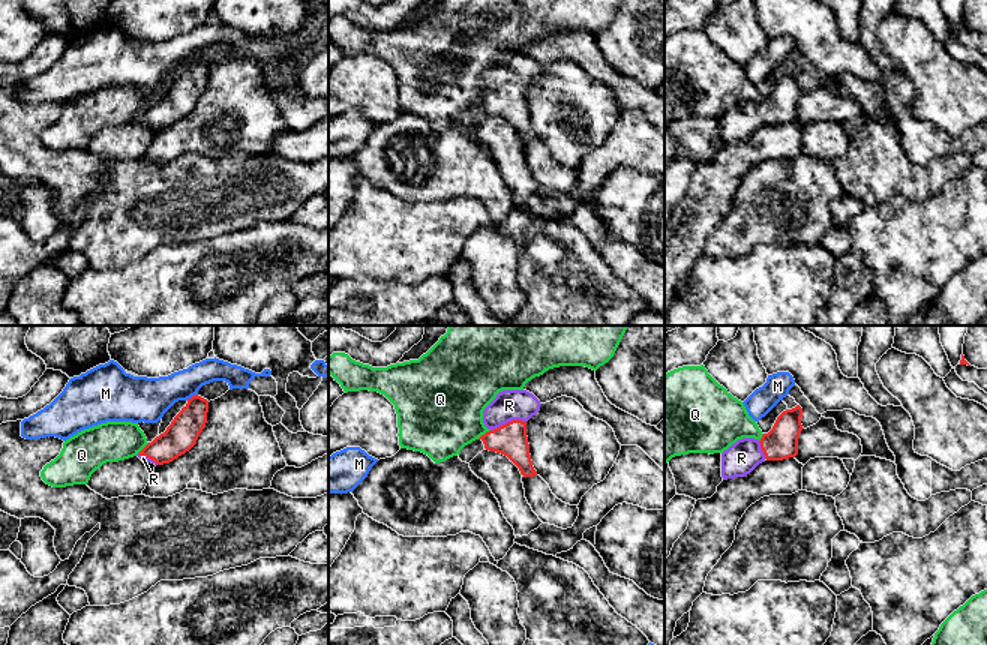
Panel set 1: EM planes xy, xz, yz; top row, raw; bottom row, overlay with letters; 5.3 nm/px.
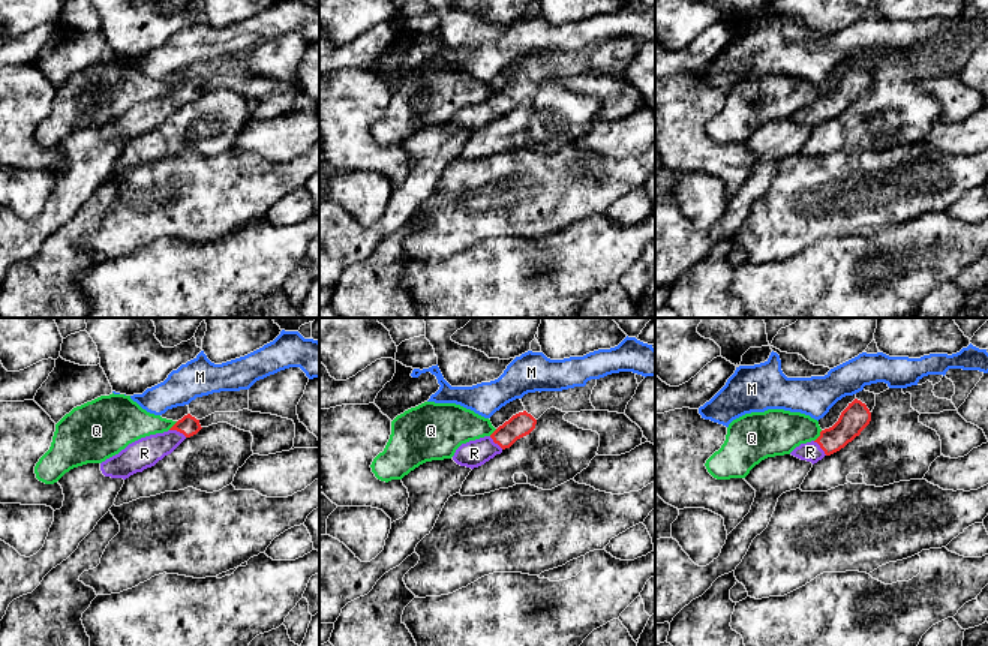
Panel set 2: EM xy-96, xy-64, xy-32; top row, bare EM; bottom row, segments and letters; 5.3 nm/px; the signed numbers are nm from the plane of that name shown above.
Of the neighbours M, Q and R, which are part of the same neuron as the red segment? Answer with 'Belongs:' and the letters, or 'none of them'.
Belongs: R

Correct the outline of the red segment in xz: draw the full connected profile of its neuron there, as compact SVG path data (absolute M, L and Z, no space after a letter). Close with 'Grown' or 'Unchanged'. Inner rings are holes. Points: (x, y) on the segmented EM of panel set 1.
M502 390L484 408L483 423L489 429L478 440L484 448L507 456L524 477L534 477L526 422L540 411L540 400L526 390Z. Grown

